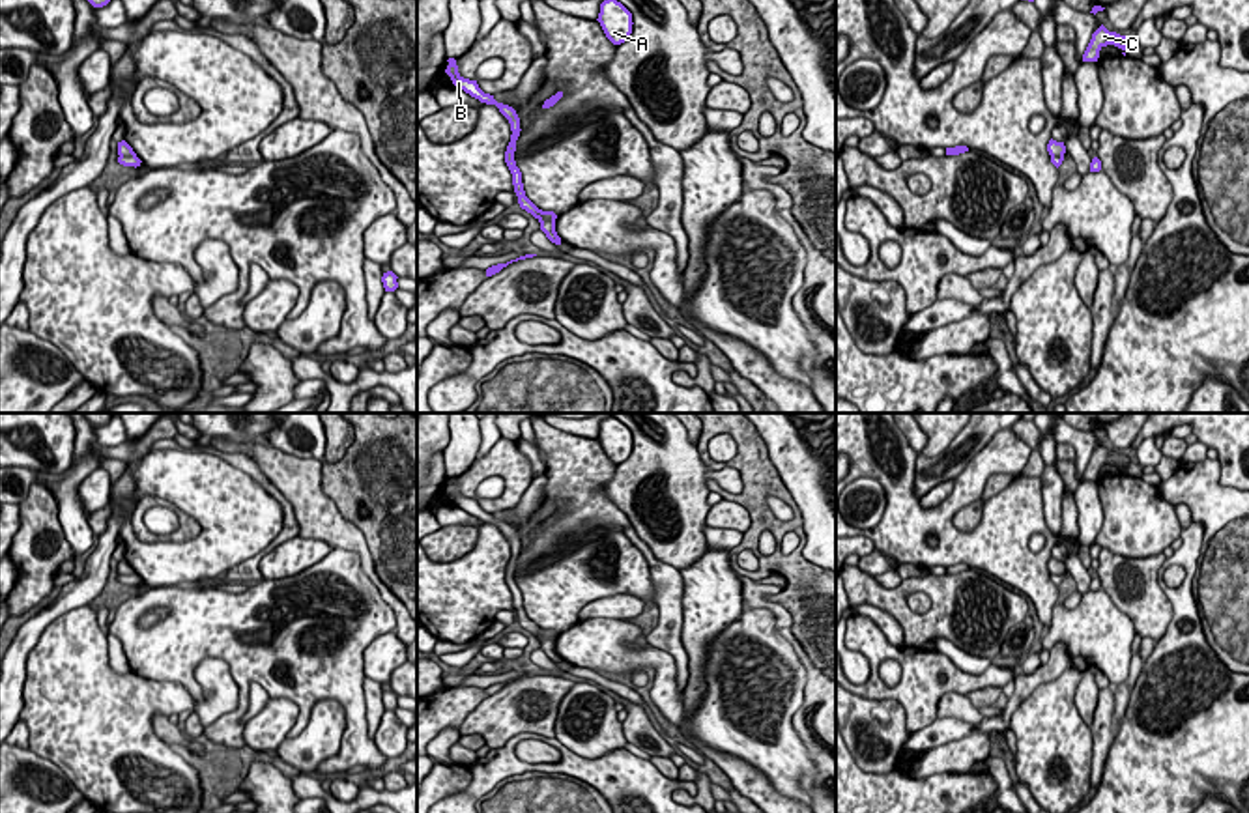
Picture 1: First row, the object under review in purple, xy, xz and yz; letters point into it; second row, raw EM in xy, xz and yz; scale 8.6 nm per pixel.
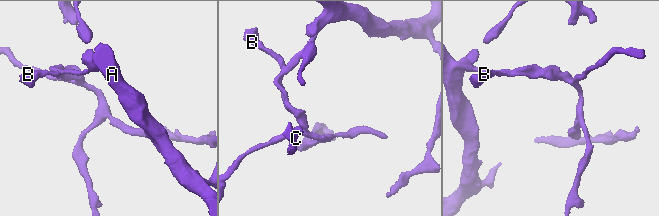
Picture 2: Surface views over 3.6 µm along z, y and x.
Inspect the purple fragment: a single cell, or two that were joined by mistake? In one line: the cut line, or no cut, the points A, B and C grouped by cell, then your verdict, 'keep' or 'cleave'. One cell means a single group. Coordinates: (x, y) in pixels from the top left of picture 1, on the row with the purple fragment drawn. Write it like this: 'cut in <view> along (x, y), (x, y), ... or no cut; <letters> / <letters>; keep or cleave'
cut in xz along (539, 210), (541, 217), (554, 219); A C / B; cleave

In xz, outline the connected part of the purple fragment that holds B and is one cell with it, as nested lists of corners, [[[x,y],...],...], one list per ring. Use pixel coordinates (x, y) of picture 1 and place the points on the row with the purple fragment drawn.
[[[449,58],[447,62],[449,62],[449,65],[447,65],[445,73],[451,77],[451,80],[456,88],[464,90],[466,93],[479,99],[481,103],[495,105],[499,108],[499,112],[509,120],[512,135],[510,135],[510,142],[509,142],[507,151],[505,151],[505,163],[512,174],[512,185],[514,185],[514,193],[518,196],[518,204],[522,209],[531,213],[540,222],[540,230],[546,234],[546,237],[552,243],[561,245],[561,237],[555,232],[555,219],[550,219],[550,221],[540,219],[538,217],[540,209],[525,196],[524,183],[522,183],[522,172],[514,161],[516,140],[518,140],[520,131],[522,131],[520,129],[520,118],[518,118],[516,110],[509,105],[497,103],[494,99],[494,95],[484,93],[479,88],[477,80],[464,78],[458,73],[458,65],[456,65],[454,58]]]

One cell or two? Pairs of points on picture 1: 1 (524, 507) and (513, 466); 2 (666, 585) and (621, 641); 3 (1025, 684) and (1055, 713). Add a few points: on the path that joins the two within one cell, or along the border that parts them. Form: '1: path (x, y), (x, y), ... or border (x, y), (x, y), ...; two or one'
1: border (533, 479), (513, 509); two
2: border (646, 632), (642, 636); two
3: border (1068, 666), (1016, 709), (1010, 727); two

